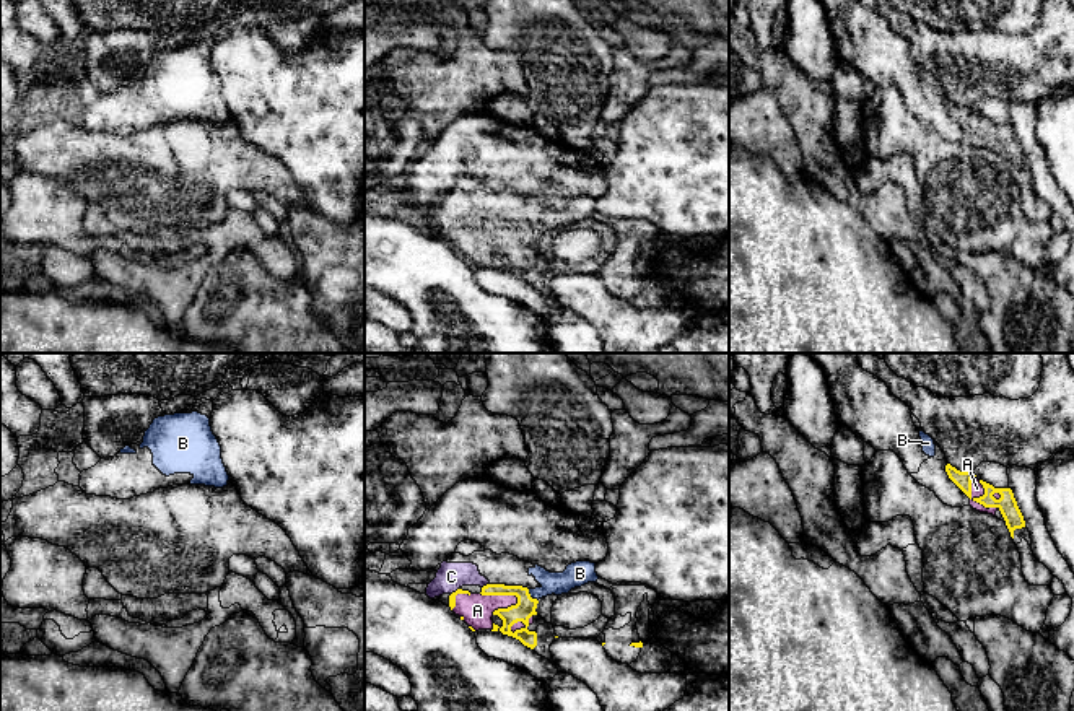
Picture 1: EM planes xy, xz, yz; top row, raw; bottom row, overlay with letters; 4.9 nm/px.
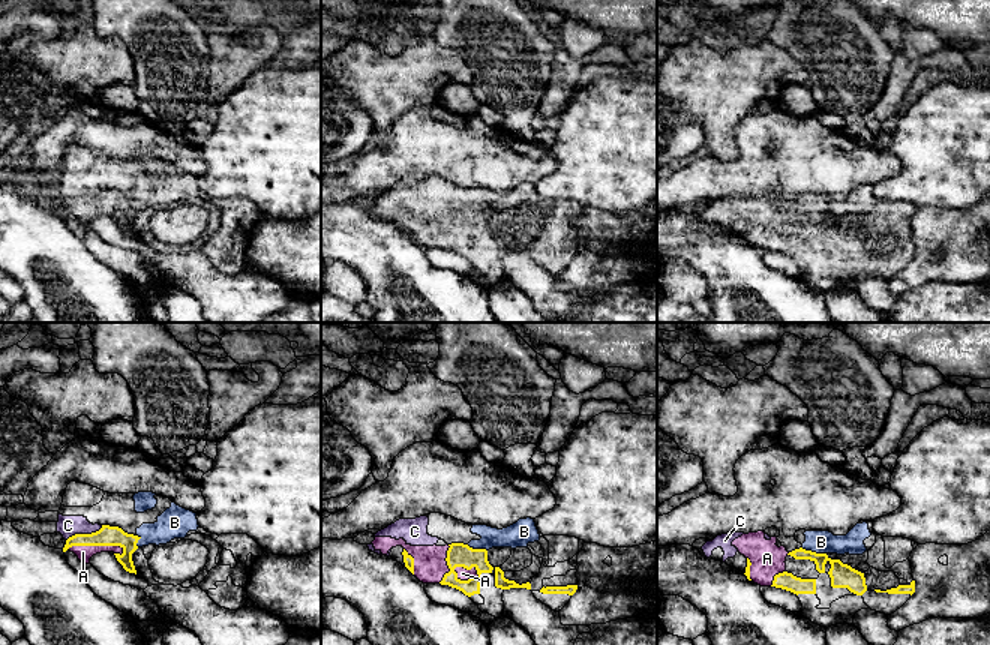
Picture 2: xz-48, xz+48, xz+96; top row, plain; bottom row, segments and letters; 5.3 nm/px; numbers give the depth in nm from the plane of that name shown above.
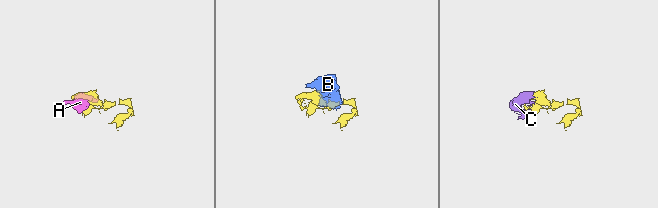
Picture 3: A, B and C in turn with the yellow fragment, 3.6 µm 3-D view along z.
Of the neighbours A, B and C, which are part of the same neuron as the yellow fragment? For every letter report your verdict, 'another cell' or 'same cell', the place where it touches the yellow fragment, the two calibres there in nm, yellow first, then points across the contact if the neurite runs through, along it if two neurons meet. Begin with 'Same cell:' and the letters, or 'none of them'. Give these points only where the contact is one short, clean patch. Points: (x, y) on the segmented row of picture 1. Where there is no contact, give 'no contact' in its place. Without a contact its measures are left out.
Same cell: A, B, C
A: same cell | xz (502, 594) | 100/160 nm
B: same cell | xz (529, 596) | 100/120 nm
C: same cell | xz (484, 586) | 100/140 nm

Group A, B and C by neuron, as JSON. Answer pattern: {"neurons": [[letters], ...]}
{"neurons": [["A", "B", "C"]]}

